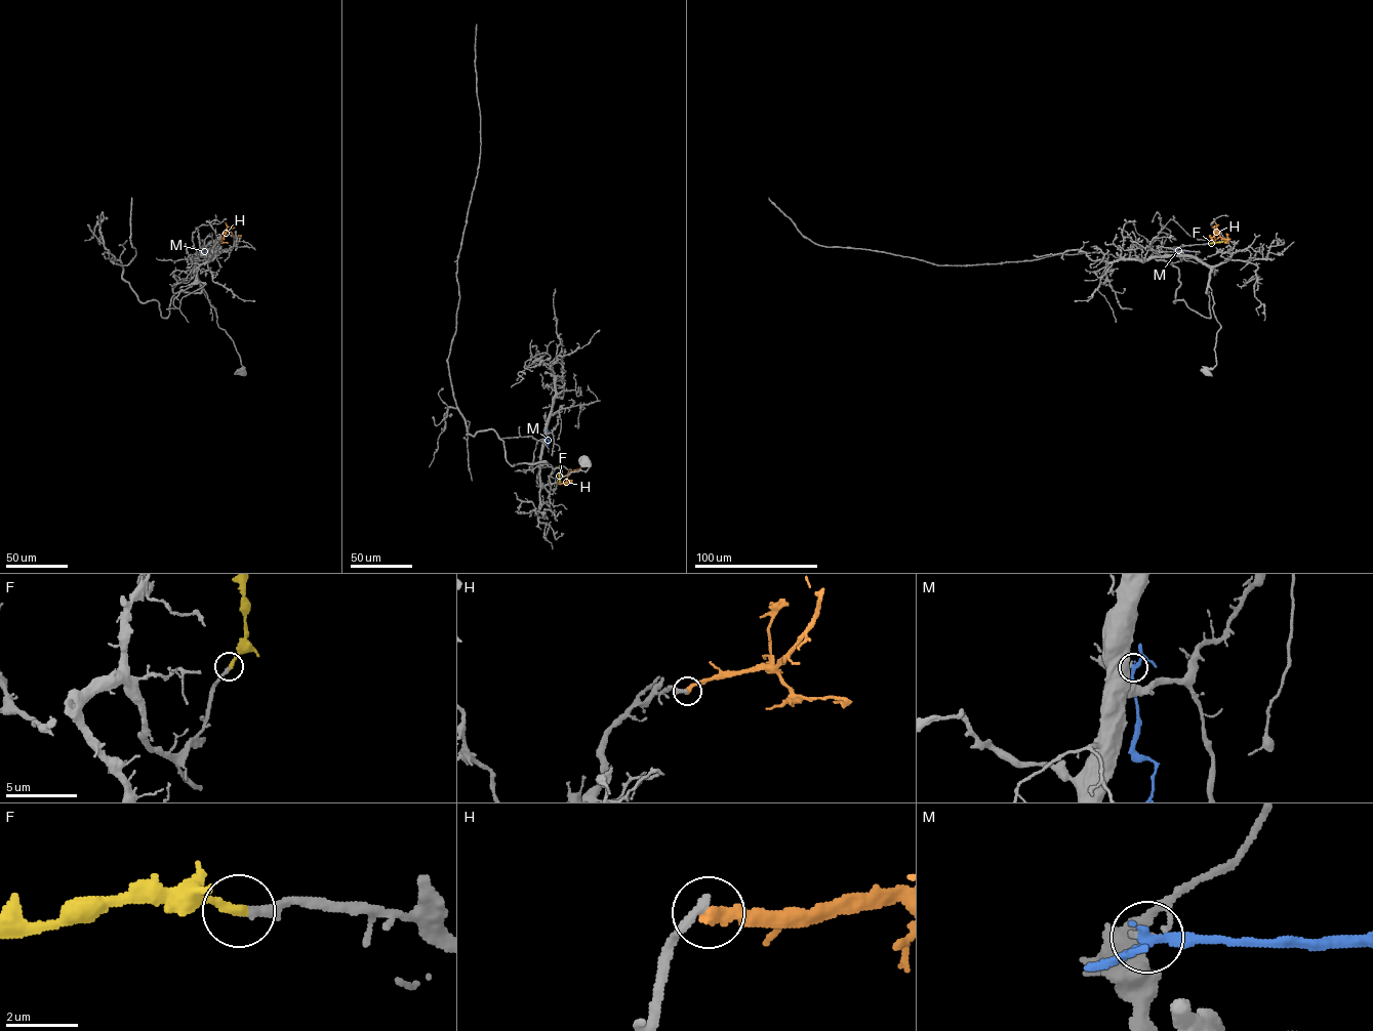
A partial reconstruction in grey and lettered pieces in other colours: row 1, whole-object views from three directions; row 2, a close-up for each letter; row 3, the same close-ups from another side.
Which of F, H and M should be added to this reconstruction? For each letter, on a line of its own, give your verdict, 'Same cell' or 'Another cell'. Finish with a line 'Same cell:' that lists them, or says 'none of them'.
F: Same cell
H: Another cell
M: Another cell
Same cell: F

